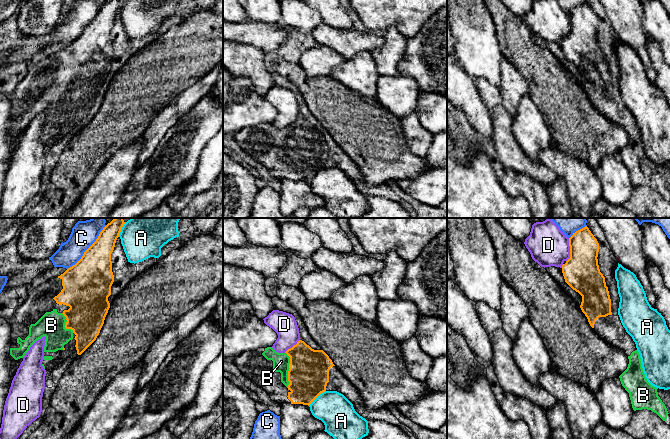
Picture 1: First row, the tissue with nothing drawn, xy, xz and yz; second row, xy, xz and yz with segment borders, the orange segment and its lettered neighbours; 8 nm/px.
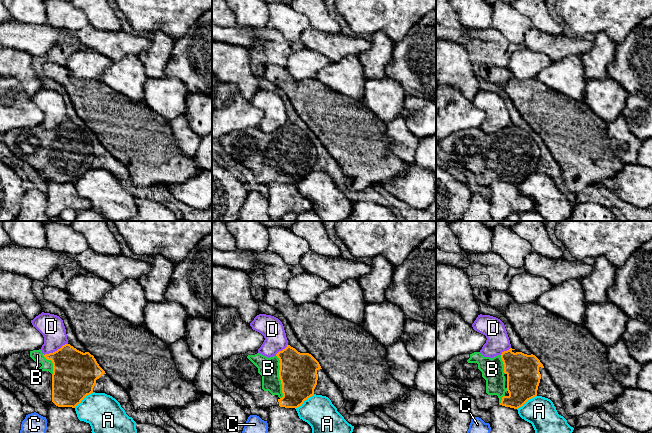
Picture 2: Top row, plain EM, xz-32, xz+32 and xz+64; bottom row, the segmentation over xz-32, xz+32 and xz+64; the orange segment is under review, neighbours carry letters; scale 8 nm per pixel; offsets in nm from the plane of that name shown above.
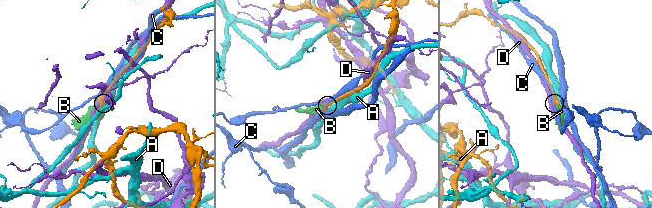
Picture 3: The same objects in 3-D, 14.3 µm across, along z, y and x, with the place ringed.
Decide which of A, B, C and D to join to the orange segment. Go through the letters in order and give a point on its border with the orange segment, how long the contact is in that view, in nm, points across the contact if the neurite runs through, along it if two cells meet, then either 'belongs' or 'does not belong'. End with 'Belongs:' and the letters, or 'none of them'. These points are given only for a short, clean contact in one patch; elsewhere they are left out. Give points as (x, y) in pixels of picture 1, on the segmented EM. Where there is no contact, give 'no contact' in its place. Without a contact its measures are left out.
A: xz (316, 397) | 190 nm | does not belong
B: xz (289, 370) | 280 nm | belongs
C: xy (88, 248) | 480 nm | does not belong
D: yz (570, 250) | 190 nm | does not belong
Belongs: B

